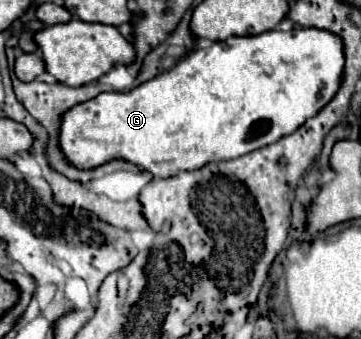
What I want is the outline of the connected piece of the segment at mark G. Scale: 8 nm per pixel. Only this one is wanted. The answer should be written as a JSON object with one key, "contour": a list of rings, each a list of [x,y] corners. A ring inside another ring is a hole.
{"contour":[[[294,29],[290,33],[284,31],[266,31],[260,35],[252,35],[252,37],[230,37],[224,43],[212,43],[206,49],[198,49],[196,53],[190,53],[188,57],[184,57],[182,61],[178,61],[178,65],[174,65],[174,69],[168,69],[166,73],[160,73],[158,77],[130,89],[124,93],[118,91],[110,91],[110,93],[100,93],[98,97],[84,101],[82,105],[74,105],[74,109],[68,109],[66,113],[62,113],[60,117],[60,135],[58,135],[58,147],[62,149],[64,157],[68,159],[70,165],[74,165],[76,169],[96,169],[104,163],[110,161],[126,161],[132,163],[136,167],[140,167],[142,171],[150,173],[152,177],[174,177],[174,173],[180,171],[194,171],[200,169],[208,163],[214,161],[224,161],[224,159],[236,159],[242,157],[254,149],[260,149],[264,145],[270,145],[274,141],[278,141],[284,135],[294,133],[306,119],[310,119],[312,115],[316,115],[338,91],[340,87],[340,79],[342,79],[342,69],[344,69],[344,53],[342,53],[342,41],[340,37],[336,37],[334,33],[322,31],[322,29]]]}

